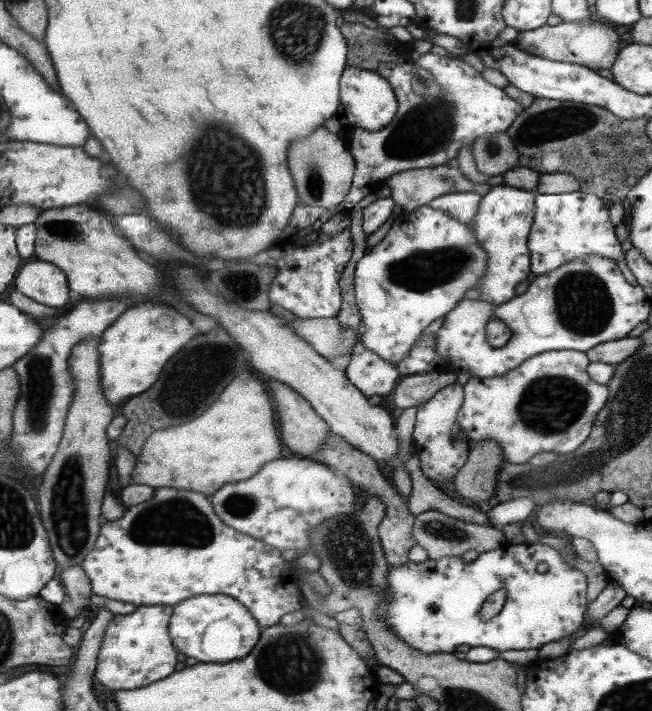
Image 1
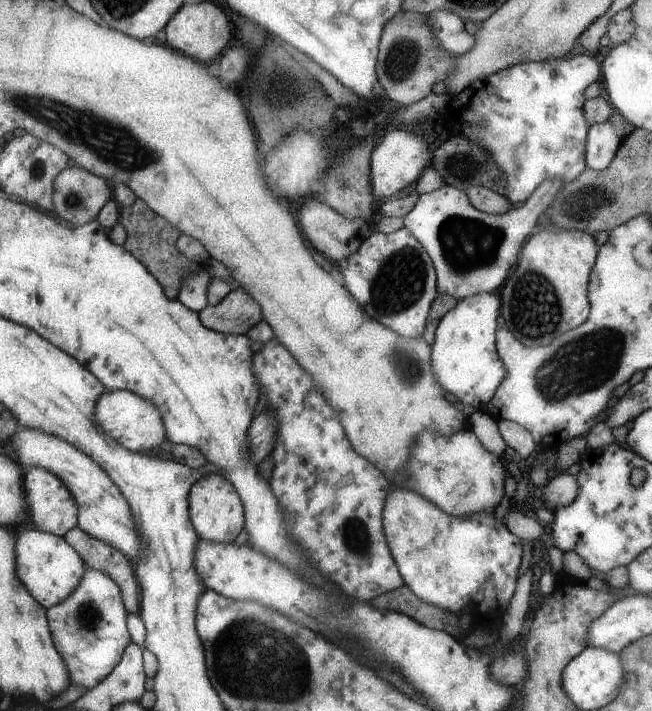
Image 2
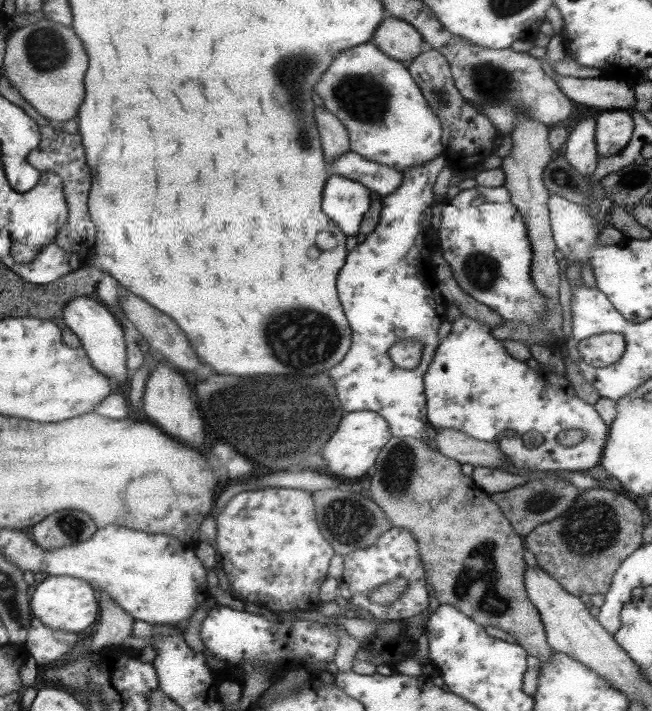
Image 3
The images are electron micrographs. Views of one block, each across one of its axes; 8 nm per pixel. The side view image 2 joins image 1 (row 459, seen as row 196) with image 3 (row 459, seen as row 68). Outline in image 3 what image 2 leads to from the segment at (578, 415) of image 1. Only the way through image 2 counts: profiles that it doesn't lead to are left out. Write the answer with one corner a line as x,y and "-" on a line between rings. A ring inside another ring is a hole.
461,316
451,322
451,334
435,348
435,356
425,372
425,418
431,428
455,428
475,440
495,442
513,468
527,468
533,472
581,472
595,468
597,462
601,462
609,434
609,426
601,420
597,410
575,396
565,376
549,372
539,376
525,362
513,360
489,330
487,324
-
571,428
583,430
587,438
577,446
557,444
555,436
-
503,430
513,432
513,436
499,438

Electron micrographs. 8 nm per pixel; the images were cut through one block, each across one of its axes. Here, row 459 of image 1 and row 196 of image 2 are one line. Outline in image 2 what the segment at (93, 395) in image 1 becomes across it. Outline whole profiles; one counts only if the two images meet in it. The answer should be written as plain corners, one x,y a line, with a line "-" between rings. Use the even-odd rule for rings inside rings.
67,166
55,180
55,212
73,226
83,226
99,216
99,210
111,198
107,182
79,166

